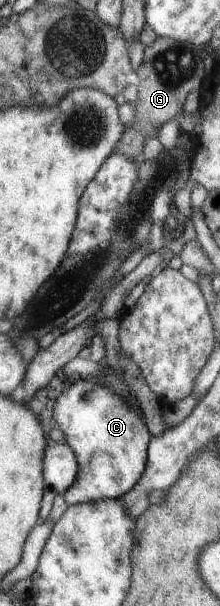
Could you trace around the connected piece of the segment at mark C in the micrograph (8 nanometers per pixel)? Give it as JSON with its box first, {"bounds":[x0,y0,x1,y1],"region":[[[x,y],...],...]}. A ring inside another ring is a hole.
{"bounds":[52,376,148,506],"region":[[[82,376],[72,377],[66,390],[58,395],[53,406],[52,418],[55,427],[64,435],[63,442],[66,442],[74,452],[78,464],[74,482],[62,493],[67,506],[112,498],[119,499],[140,480],[142,470],[145,470],[144,466],[148,464],[146,460],[148,430],[142,424],[144,418],[140,420],[135,410],[134,412],[132,410],[134,409],[124,404],[124,400],[114,396],[114,392],[106,384],[98,385],[94,380],[82,380]]]}

